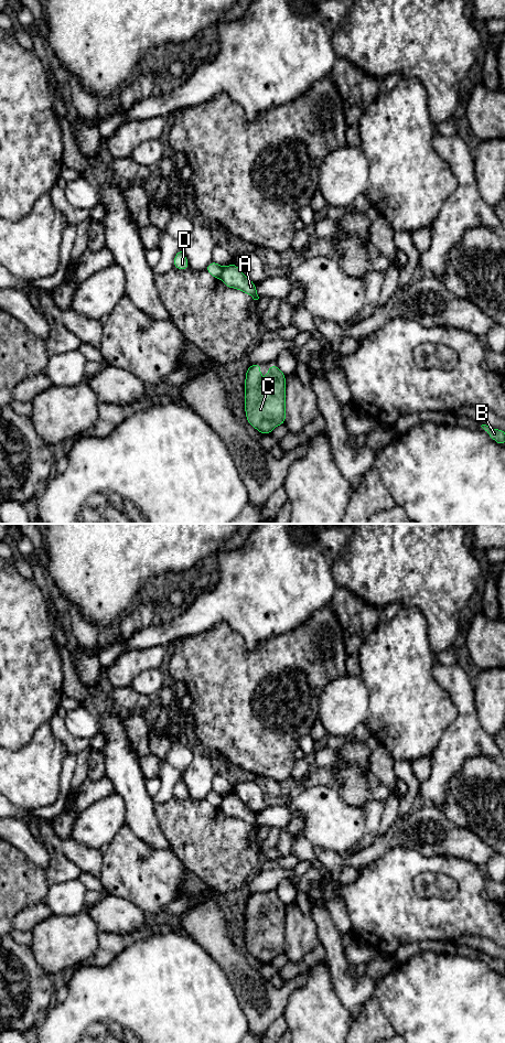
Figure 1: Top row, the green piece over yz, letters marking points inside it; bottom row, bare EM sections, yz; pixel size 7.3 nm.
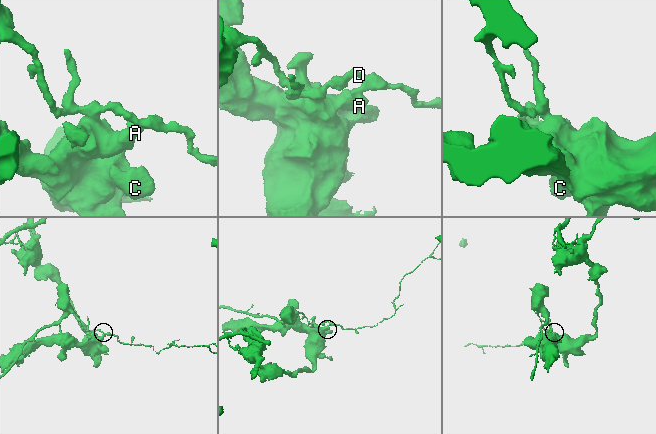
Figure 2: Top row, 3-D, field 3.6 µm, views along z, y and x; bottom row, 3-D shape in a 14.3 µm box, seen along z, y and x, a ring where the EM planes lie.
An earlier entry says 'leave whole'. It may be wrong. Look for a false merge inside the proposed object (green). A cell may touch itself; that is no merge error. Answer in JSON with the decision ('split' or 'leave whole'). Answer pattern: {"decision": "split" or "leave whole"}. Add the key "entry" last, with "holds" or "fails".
{"decision": "split", "entry": "fails"}

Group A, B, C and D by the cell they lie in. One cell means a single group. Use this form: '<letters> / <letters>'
A B C / D

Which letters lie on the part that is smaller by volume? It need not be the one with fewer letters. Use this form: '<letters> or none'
D

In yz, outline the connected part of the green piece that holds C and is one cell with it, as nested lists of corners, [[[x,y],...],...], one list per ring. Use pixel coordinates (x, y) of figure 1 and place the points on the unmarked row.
[[[261,893],[250,894],[245,907],[245,943],[247,951],[261,964],[270,964],[271,960],[286,951],[286,904],[277,894],[269,894],[269,901],[264,906],[266,914],[261,913]]]

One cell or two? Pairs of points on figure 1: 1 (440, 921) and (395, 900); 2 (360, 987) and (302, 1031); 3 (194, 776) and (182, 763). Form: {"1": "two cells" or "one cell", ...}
{"1": "one cell", "2": "two cells", "3": "two cells"}

